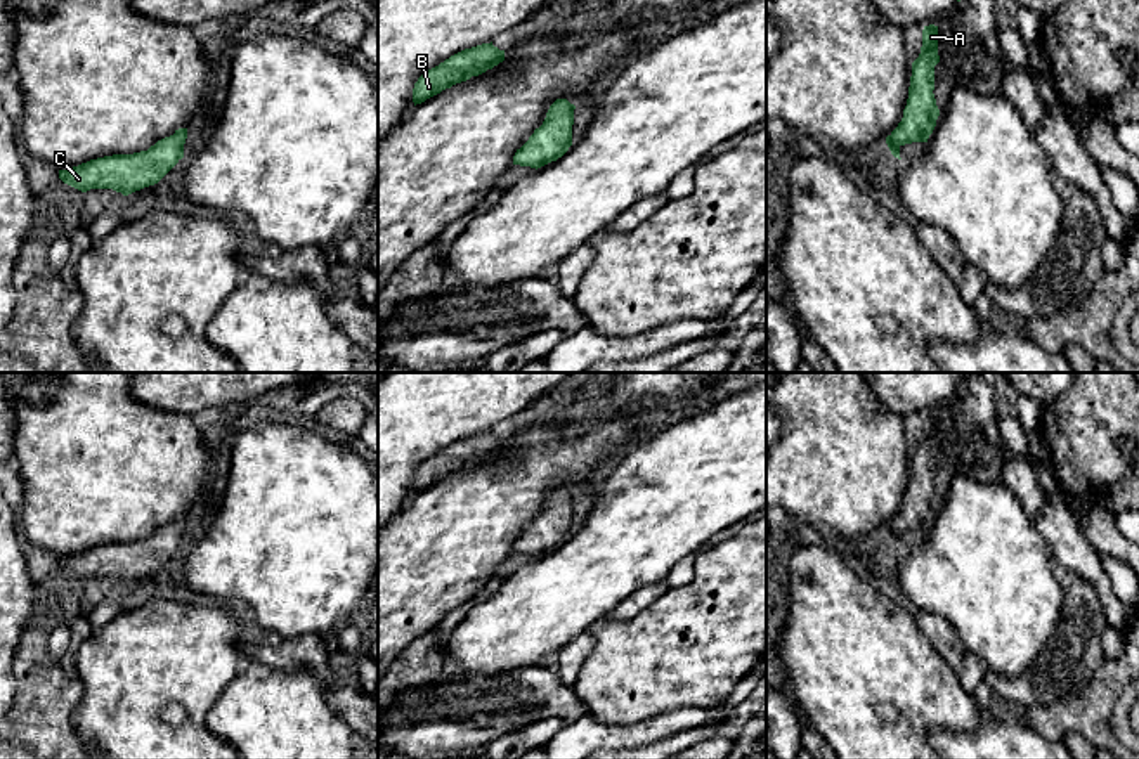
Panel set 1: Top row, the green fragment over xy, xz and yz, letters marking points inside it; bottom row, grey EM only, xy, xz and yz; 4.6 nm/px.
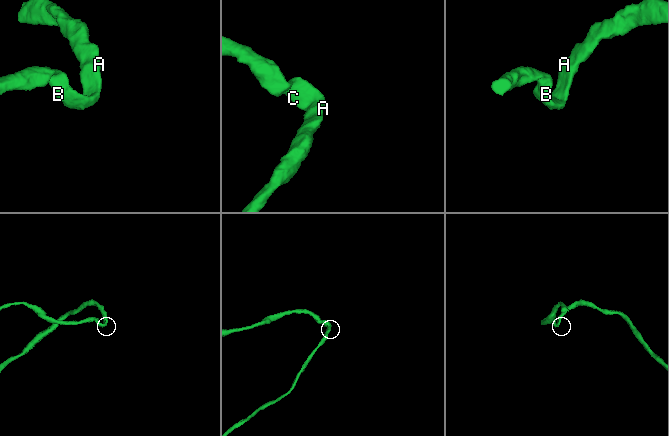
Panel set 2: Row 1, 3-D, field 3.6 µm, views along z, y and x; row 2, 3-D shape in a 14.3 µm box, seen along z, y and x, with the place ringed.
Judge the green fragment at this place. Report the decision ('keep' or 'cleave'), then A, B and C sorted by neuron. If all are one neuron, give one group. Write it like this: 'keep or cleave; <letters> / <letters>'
keep; A B C

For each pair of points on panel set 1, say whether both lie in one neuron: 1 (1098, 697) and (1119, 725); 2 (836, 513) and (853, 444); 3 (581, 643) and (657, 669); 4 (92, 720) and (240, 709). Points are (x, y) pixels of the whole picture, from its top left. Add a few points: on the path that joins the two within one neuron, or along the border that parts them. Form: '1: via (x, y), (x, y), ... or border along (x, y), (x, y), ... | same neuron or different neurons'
1: border along (1120, 692), (1112, 714), (1112, 730), (1119, 740) | different neurons
2: via (836, 496), (836, 468), (841, 461) | same neuron
3: border along (590, 631), (593, 648), (572, 683) | different neurons
4: border along (234, 678), (207, 714), (205, 726), (221, 740) | different neurons

